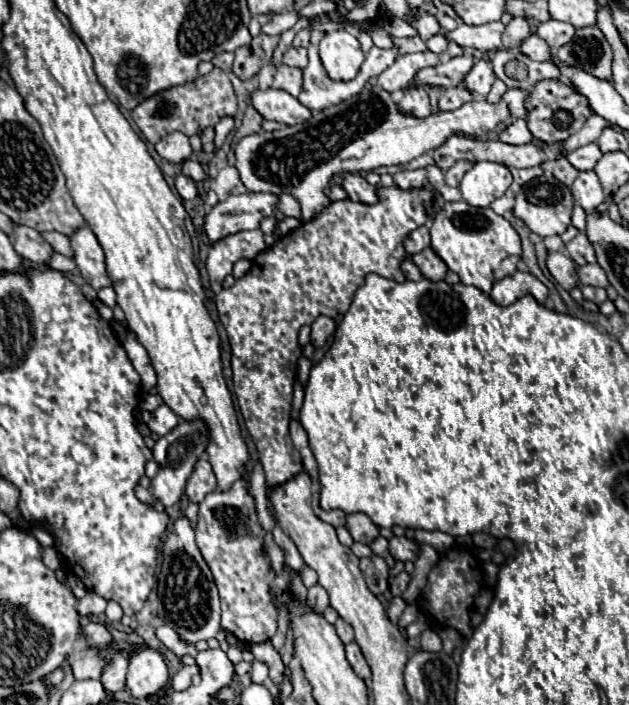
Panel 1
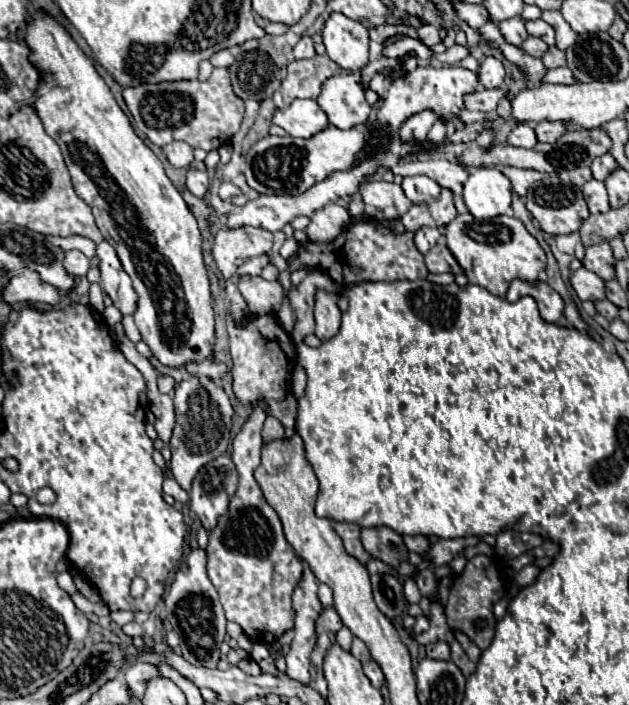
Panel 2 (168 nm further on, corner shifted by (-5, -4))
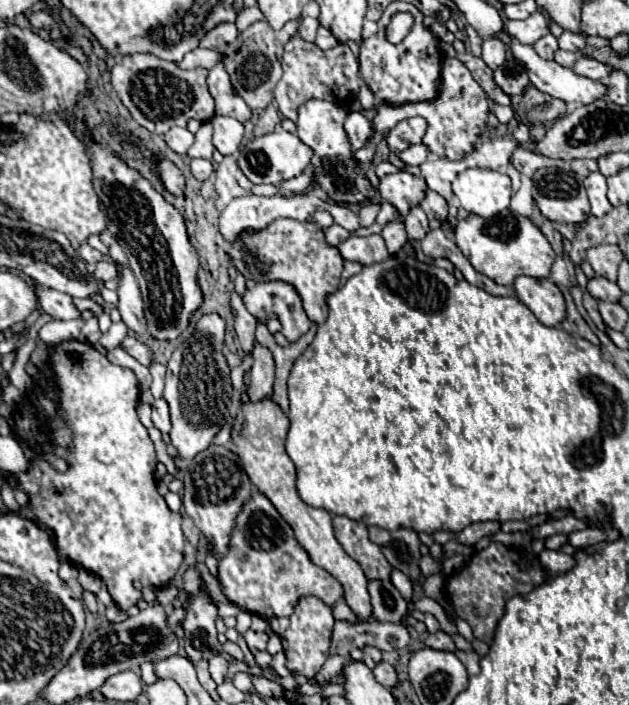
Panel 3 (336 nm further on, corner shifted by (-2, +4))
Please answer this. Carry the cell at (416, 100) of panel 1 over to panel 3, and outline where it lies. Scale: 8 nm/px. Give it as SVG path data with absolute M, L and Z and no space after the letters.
M421 116L403 120L403 122L399 122L397 126L393 126L389 130L387 144L393 152L403 152L405 148L409 148L413 144L419 144L425 130L427 130L427 120L421 118Z

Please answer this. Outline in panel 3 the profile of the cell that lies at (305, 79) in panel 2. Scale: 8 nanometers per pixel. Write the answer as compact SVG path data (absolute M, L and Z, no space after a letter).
M293 36L293 40L289 40L289 44L285 46L283 78L275 88L275 102L279 106L279 112L295 122L297 104L303 104L309 98L347 102L349 98L353 100L359 94L361 84L363 76L359 72L359 62L347 44L337 44L335 48L321 50L315 44L305 42L299 36Z

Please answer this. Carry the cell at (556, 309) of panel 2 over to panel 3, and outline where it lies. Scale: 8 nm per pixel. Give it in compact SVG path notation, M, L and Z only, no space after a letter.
M519 276L513 282L515 296L545 326L557 326L565 318L565 298L549 278Z

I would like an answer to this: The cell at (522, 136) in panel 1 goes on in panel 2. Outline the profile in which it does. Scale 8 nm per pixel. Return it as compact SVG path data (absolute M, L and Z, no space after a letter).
M518 124L510 134L508 134L508 144L518 146L518 148L534 148L536 144L536 134L532 124Z

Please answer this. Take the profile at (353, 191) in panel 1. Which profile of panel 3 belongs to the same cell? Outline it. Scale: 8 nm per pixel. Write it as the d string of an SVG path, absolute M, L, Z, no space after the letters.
M397 172L397 174L387 174L379 180L379 196L395 206L399 212L407 214L413 206L419 206L419 202L425 196L425 180L407 174L407 172Z

